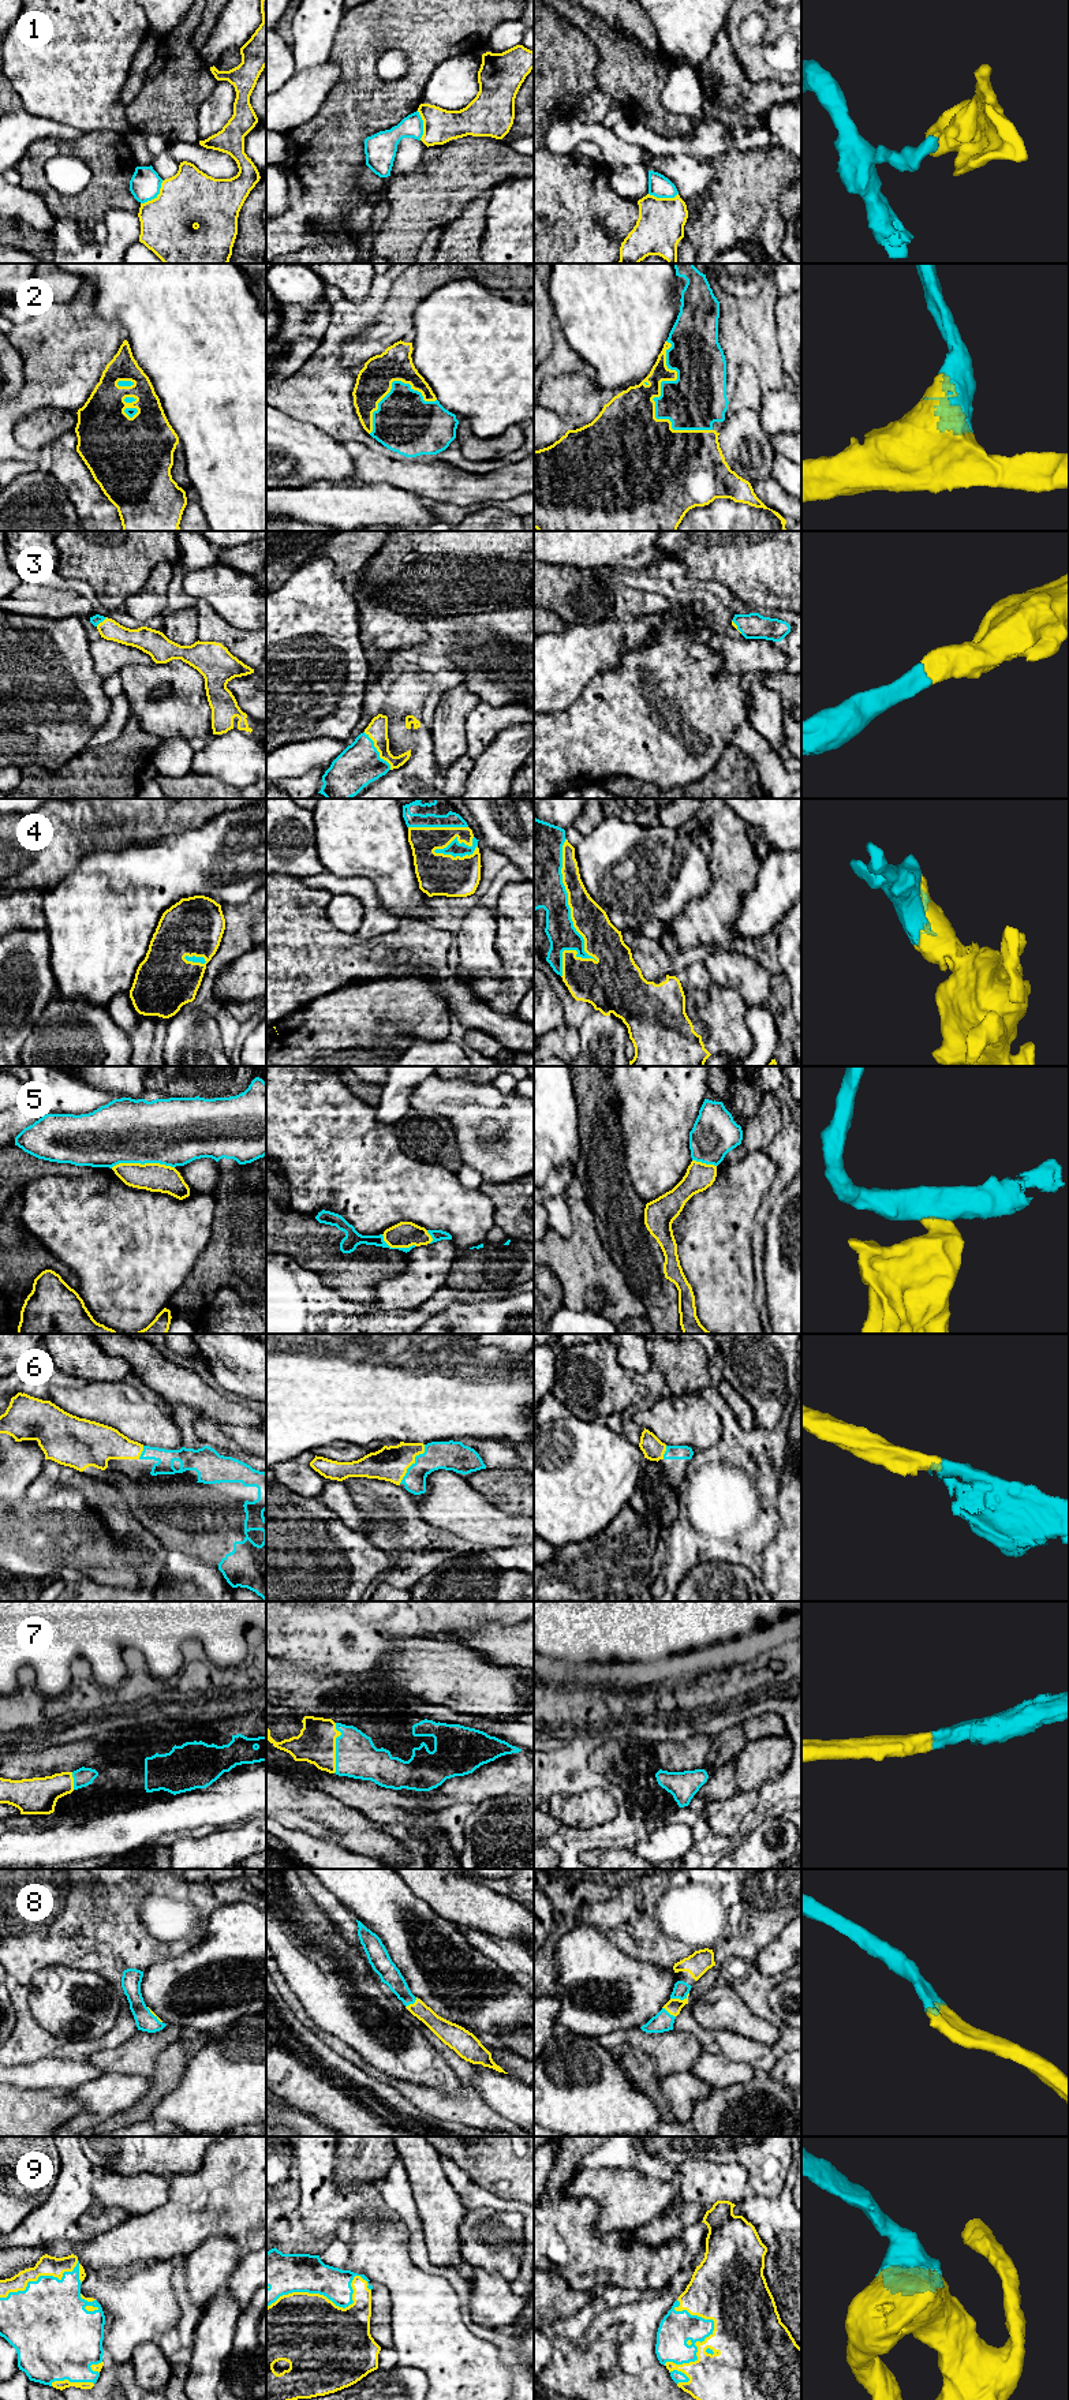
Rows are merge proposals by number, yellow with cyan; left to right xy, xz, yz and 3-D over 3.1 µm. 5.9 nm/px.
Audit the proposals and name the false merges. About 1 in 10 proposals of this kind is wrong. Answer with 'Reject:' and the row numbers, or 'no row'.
Reject: 1, 5

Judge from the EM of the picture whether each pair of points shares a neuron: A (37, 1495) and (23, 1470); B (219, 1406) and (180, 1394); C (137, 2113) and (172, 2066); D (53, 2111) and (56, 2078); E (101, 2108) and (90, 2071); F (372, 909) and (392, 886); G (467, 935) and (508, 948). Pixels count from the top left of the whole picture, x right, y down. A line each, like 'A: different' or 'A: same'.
A: different
B: same
C: same
D: different
E: different
F: different
G: different

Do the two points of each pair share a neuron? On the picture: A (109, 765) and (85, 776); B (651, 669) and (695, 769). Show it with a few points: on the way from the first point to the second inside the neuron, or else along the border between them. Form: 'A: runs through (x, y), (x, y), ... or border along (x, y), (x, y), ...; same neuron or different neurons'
A: runs through (104, 770), (98, 776), (90, 776); same neuron
B: runs through (665, 694), (665, 721), (677, 744); same neuron

